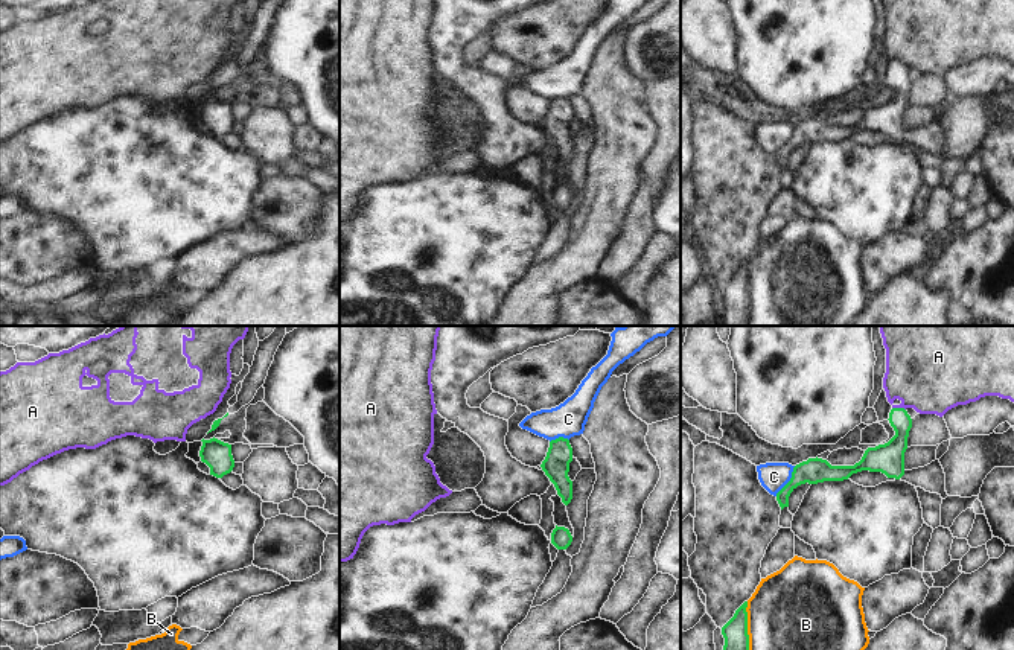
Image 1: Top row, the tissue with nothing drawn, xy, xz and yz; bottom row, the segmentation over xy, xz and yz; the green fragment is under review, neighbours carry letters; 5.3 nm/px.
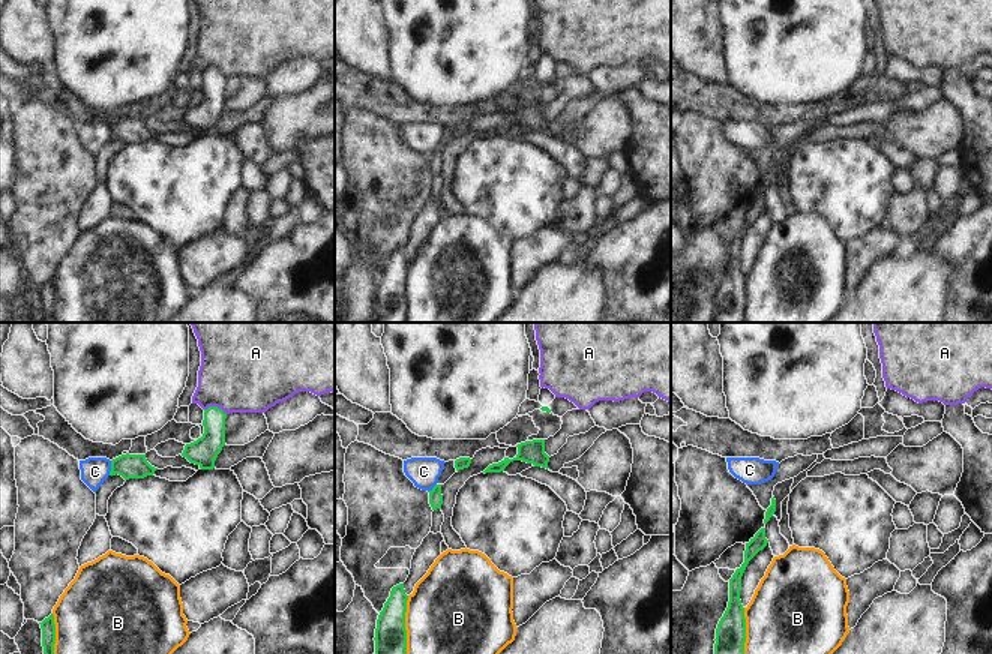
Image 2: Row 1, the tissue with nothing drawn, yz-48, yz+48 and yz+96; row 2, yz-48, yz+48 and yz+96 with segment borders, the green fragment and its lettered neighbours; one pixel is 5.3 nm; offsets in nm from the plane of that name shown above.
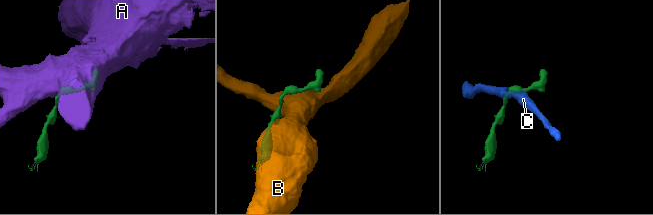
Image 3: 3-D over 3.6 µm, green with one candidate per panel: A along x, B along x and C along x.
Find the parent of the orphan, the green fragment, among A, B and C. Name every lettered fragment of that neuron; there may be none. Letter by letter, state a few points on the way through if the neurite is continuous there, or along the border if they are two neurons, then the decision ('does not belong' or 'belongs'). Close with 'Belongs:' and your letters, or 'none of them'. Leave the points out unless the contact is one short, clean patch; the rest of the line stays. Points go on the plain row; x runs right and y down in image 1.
A: border along yz (892, 66), (905, 69); does not belong
B: border along yz (748, 261), (748, 321), (745, 324); does not belong
C: border along yz (795, 125), (790, 139), (775, 154); does not belong
Belongs: none of them

